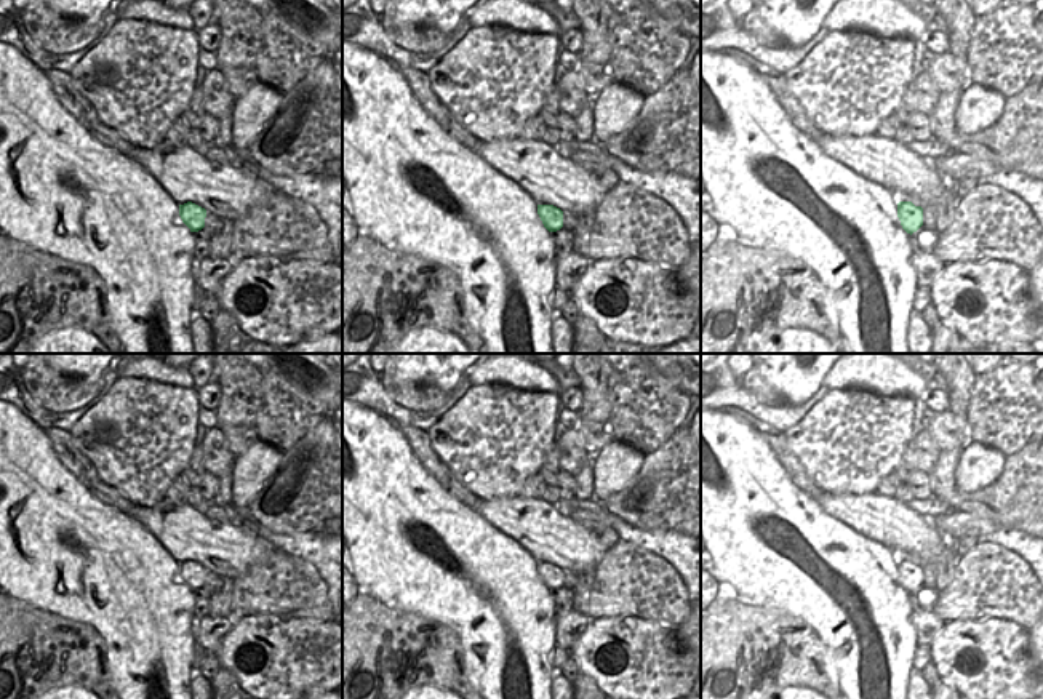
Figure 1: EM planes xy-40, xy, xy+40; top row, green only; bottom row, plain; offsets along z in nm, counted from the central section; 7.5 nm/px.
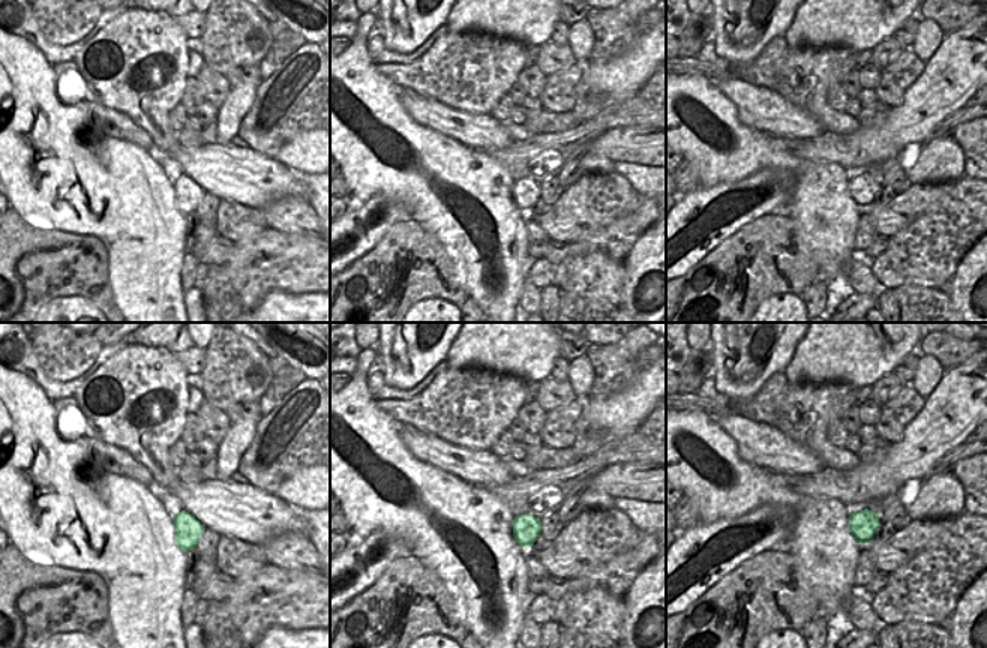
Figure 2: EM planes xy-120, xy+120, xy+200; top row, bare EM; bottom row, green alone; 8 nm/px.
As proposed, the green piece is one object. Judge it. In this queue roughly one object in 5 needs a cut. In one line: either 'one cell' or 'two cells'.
one cell

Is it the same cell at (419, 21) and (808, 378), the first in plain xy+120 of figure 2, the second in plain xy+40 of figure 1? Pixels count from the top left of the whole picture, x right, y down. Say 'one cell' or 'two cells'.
one cell

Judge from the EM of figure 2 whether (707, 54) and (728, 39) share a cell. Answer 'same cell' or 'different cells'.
different cells

